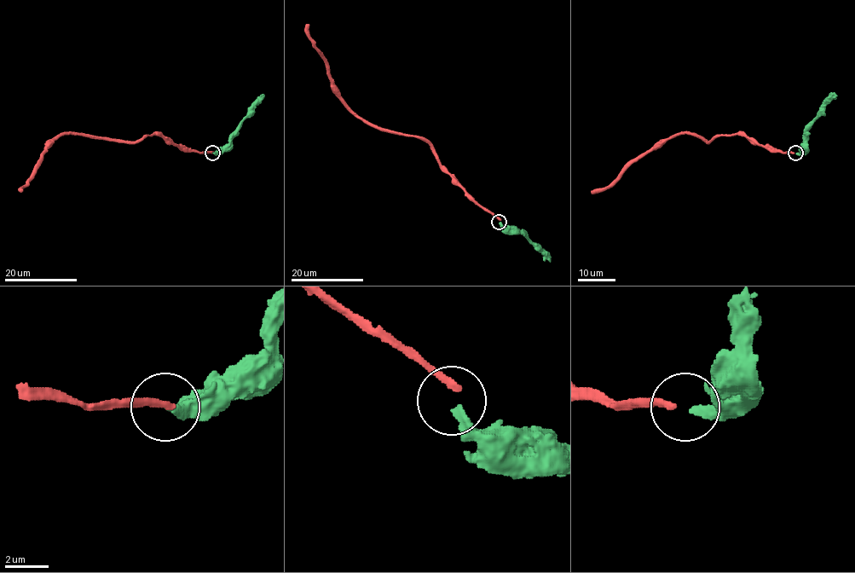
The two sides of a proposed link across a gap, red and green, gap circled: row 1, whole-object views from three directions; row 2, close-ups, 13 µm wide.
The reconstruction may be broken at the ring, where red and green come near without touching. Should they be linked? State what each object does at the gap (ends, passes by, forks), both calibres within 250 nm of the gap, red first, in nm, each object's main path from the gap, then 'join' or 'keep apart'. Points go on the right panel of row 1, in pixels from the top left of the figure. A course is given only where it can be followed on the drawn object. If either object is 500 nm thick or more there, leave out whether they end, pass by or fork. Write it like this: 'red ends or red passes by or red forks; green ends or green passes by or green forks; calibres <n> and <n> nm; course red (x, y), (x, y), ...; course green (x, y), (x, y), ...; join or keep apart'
red ends; green ends; calibres 360 and 400 nm; course red (794, 153), (770, 152), (739, 134), (718, 135), (708, 141), (679, 133), (655, 144), (607, 187), (592, 192); course green (796, 153), (800, 152), (804, 134), (818, 114), (819, 107), (834, 93); keep apart

